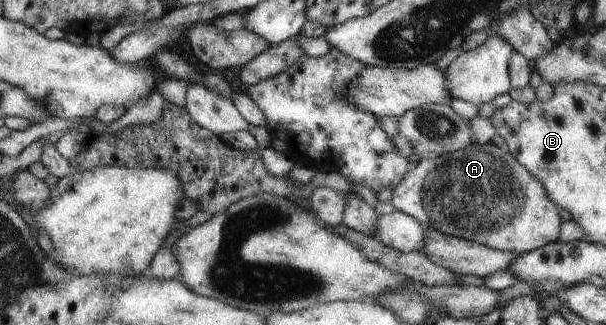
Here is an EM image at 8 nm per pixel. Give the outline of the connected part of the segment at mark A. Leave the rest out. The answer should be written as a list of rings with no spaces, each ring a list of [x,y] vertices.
[[[487,142],[483,145],[479,145],[479,143],[471,143],[467,147],[451,153],[445,152],[443,155],[423,157],[421,160],[413,164],[413,166],[414,168],[403,176],[399,185],[392,189],[392,202],[395,206],[395,210],[402,211],[407,215],[414,217],[426,227],[433,227],[433,229],[443,232],[444,234],[468,239],[469,241],[486,245],[491,249],[514,251],[522,254],[533,252],[534,249],[542,248],[543,245],[559,242],[559,231],[561,231],[563,218],[565,216],[563,210],[555,203],[555,201],[551,201],[550,195],[547,194],[546,187],[543,185],[542,181],[539,181],[539,179],[535,177],[535,175],[532,174],[530,170],[528,170],[526,166],[524,166],[510,151],[502,151],[501,147],[497,147],[491,142]]]

